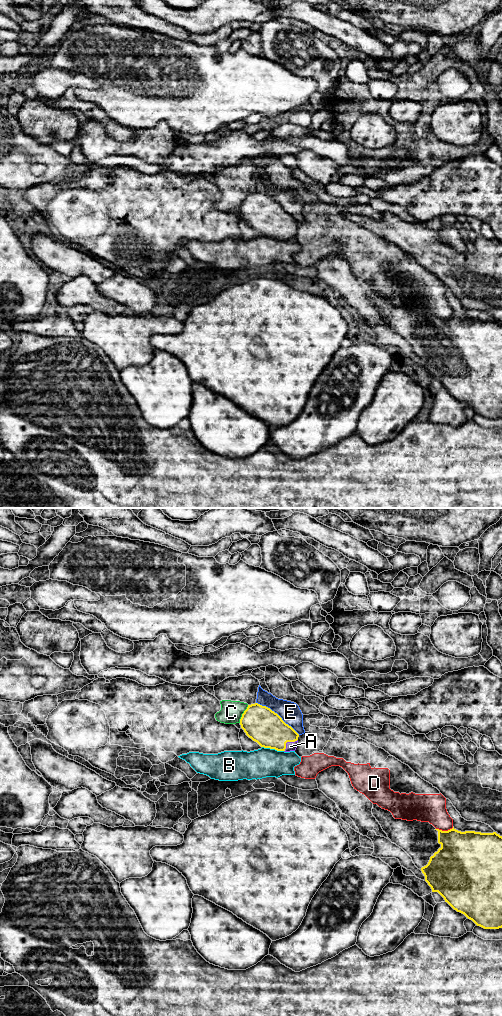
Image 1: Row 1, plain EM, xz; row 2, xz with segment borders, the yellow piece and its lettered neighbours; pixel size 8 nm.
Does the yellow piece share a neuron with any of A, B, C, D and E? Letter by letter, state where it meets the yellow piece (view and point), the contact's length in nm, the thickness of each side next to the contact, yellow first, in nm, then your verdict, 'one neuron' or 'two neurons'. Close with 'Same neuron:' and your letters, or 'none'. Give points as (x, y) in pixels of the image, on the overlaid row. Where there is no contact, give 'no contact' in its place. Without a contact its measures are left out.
A: contact xz (287, 741); length 150 nm; calibres 280 and 80 nm; two neurons
B: contact xz (273, 748); length 180 nm; calibres 280 and 240 nm; two neurons
C: contact xz (242, 714); length 160 nm; calibres 280 and 180 nm; two neurons
D: contact xz (444, 831); length 140 nm; calibres 380 and 220 nm; two neurons
E: contact xz (278, 715); length 440 nm; calibres 280 and 160 nm; two neurons
Same neuron: none

